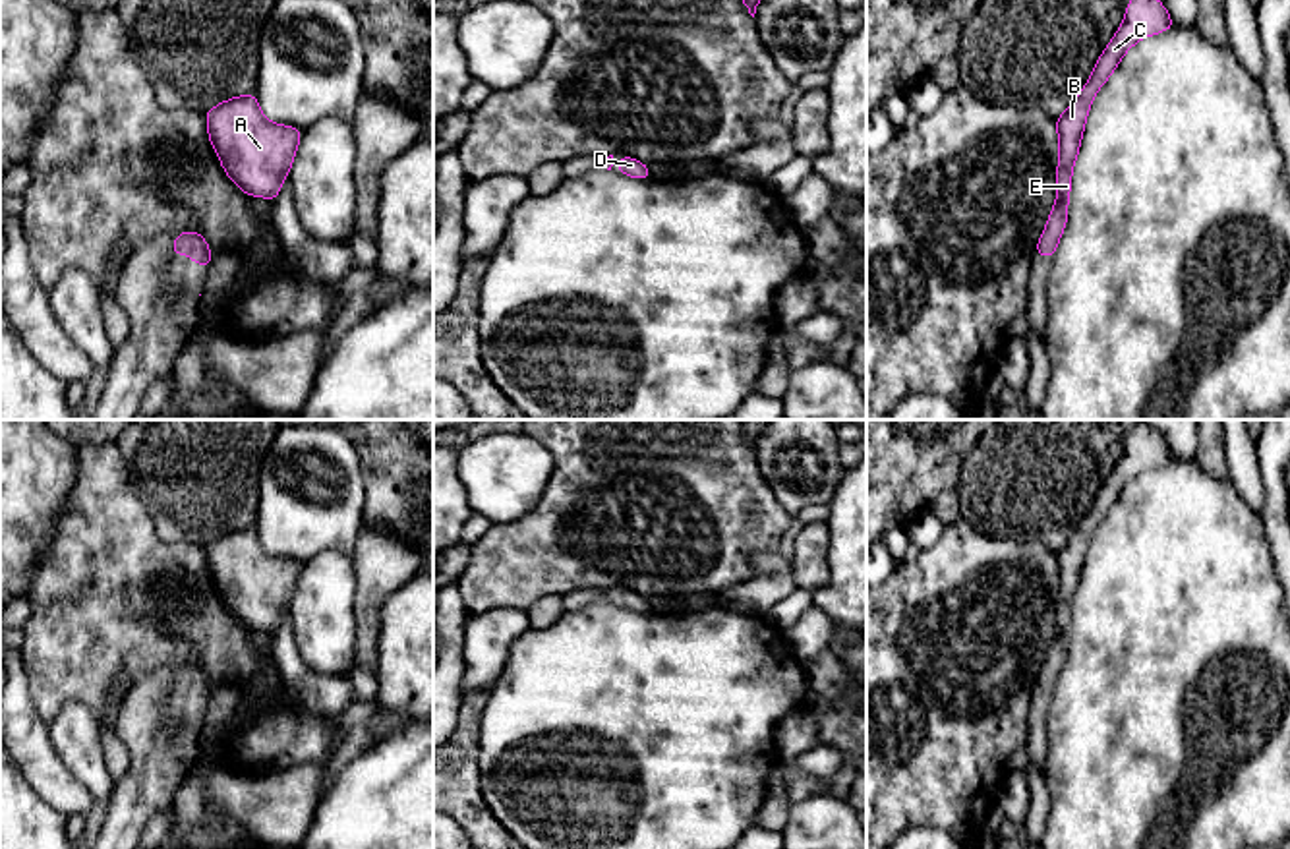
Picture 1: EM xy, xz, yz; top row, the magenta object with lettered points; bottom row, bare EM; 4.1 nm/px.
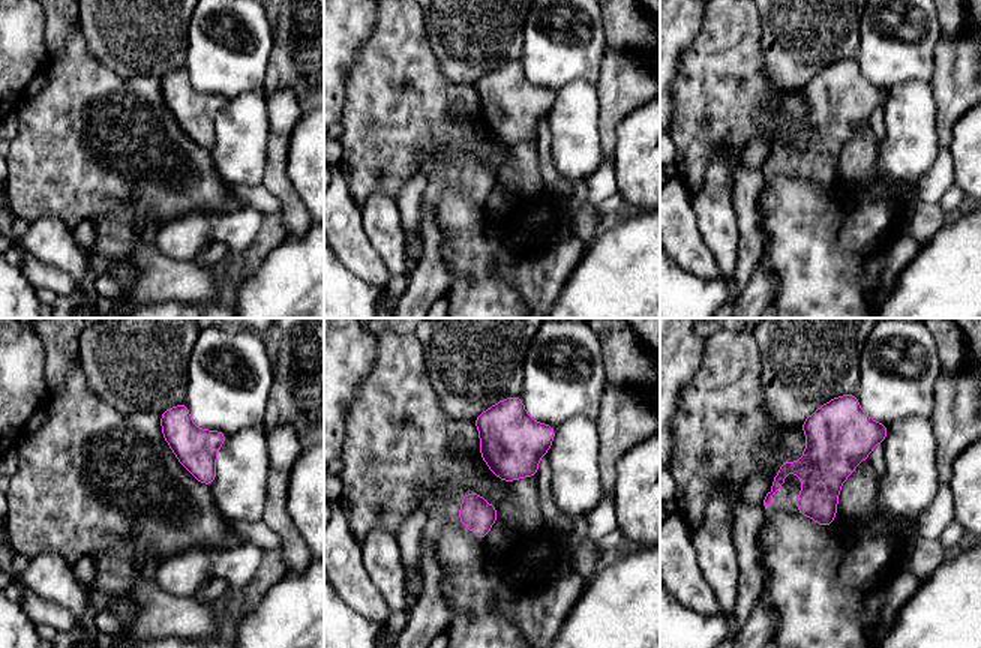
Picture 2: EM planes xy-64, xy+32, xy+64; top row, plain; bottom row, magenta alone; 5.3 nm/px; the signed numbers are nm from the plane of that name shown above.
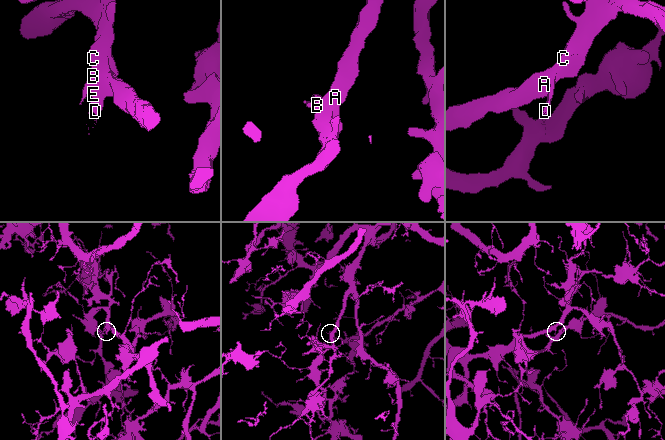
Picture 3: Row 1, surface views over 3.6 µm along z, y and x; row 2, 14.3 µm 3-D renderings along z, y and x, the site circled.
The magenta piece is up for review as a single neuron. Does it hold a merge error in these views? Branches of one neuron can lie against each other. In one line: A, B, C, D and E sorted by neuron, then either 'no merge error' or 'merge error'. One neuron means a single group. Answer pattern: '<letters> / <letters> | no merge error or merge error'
A B C D E | no merge error

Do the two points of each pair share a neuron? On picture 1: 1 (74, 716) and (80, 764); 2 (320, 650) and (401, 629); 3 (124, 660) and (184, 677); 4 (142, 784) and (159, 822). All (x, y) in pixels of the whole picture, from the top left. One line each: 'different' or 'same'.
1: same
2: different
3: different
4: different

